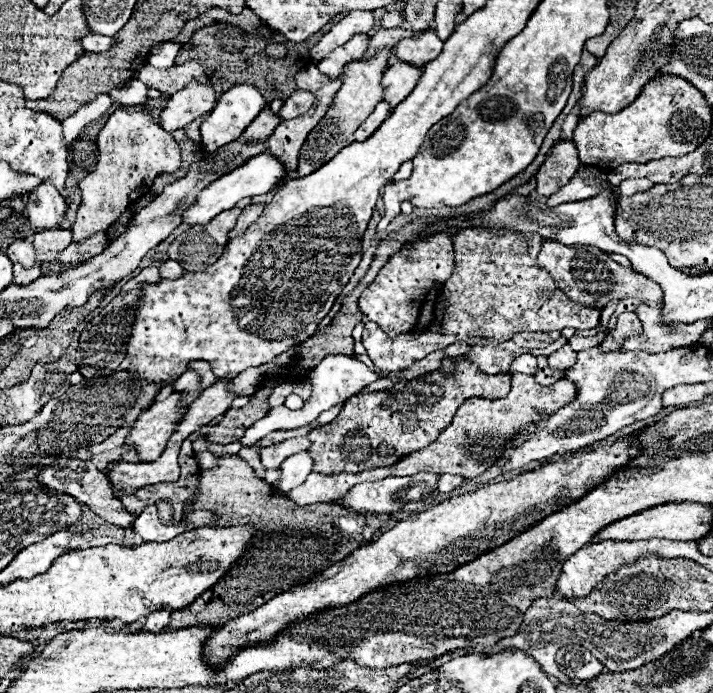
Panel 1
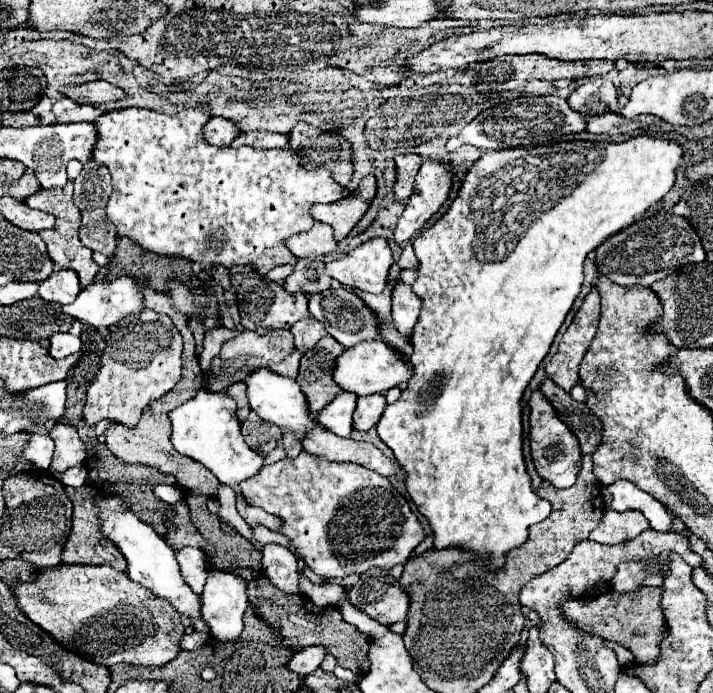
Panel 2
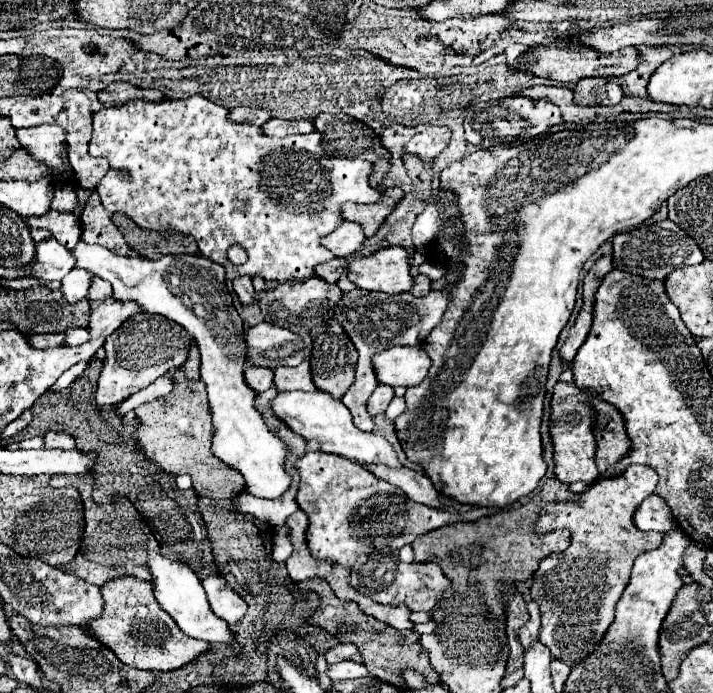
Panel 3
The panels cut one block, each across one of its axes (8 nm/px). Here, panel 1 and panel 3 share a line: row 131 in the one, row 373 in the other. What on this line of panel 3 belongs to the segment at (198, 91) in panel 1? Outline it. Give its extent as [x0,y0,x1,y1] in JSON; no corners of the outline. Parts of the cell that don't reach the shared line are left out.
[118,372,174,414]

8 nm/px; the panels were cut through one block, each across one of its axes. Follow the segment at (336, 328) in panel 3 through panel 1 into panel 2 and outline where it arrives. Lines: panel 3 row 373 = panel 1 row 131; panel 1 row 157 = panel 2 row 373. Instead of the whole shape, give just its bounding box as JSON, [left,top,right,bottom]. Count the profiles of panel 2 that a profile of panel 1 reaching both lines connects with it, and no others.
[296,336,346,412]

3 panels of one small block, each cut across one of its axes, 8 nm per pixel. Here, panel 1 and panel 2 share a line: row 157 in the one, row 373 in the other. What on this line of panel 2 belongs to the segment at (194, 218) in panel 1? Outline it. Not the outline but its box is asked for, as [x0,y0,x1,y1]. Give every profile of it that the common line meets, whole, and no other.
[246,368,320,456]

